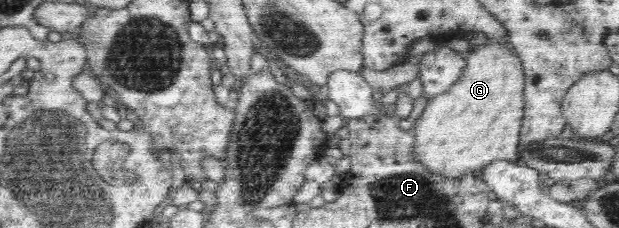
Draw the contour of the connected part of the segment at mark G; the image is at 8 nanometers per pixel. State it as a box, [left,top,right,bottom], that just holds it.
[411,41,525,179]

